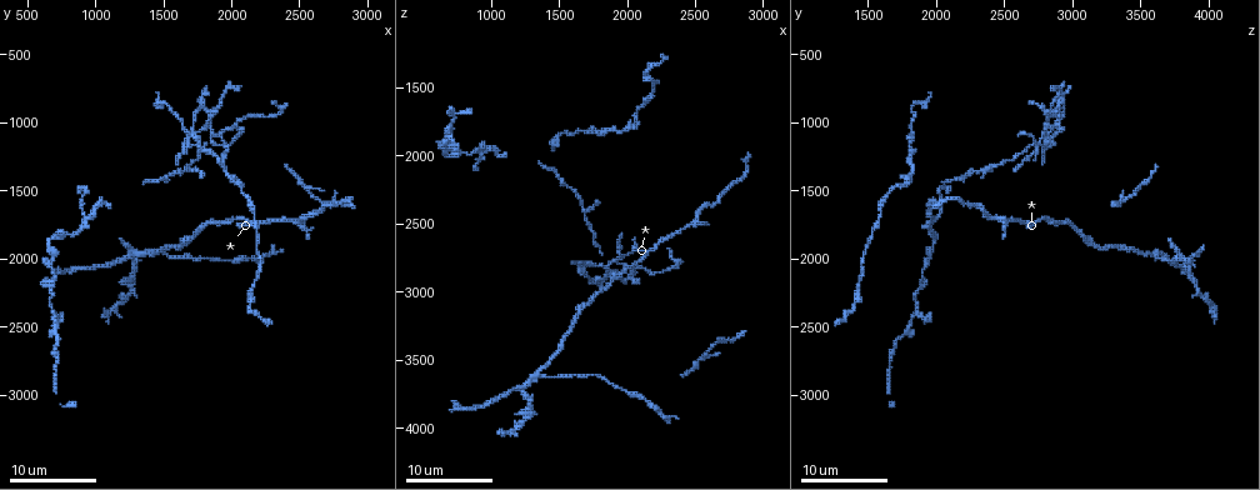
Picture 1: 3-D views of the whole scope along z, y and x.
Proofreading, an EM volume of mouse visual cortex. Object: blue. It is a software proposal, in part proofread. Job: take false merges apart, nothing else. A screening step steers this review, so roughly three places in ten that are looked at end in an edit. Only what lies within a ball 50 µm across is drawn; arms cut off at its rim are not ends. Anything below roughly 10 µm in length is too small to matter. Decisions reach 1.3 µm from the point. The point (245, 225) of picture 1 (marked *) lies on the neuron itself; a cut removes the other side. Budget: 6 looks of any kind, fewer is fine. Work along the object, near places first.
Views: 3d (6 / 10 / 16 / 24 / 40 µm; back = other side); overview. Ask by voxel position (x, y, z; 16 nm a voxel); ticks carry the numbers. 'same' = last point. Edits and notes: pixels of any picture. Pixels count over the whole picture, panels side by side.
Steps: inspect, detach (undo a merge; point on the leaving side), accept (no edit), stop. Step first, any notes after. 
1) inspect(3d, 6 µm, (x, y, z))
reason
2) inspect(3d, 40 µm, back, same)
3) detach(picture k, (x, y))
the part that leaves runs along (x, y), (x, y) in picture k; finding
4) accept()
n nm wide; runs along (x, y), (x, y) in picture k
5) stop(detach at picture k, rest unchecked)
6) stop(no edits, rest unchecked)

inspect(3d, 10 µm, (1920, 1180, 2760))
four-way junction

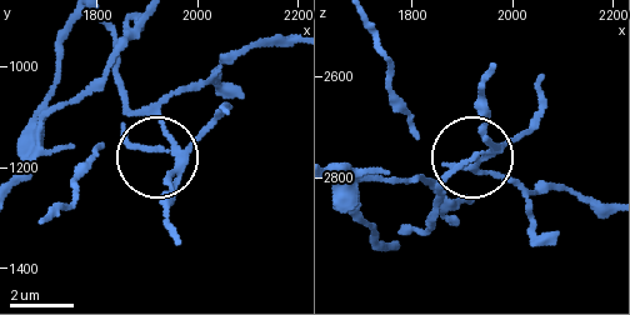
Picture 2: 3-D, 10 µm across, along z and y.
inspect(3d, 6 µm, (1930, 1155, 2760))
zoom in

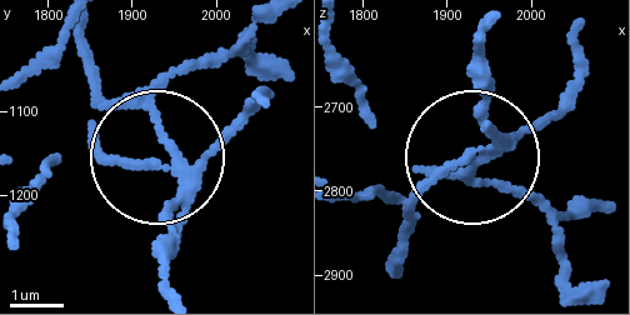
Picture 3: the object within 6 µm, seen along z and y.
detach(picture 3, (173, 235))
180 nm wide; a second neuron is stuck on

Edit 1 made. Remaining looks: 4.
inspect(3d, 16 µm, (940, 1740, 1980))
side arm on a straight run

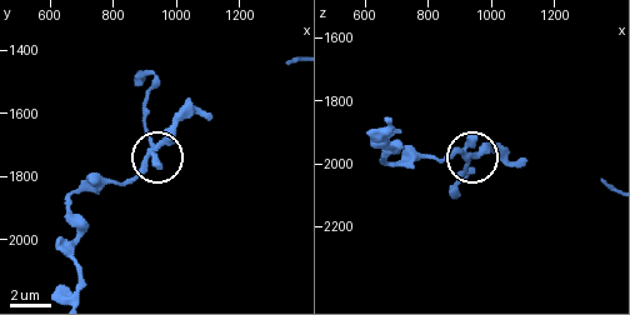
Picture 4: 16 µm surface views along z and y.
accept()
3 arms; all the same neuron

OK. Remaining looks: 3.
inspect(3d, 10 µm, (720, 2420, 1820))
three arms meet

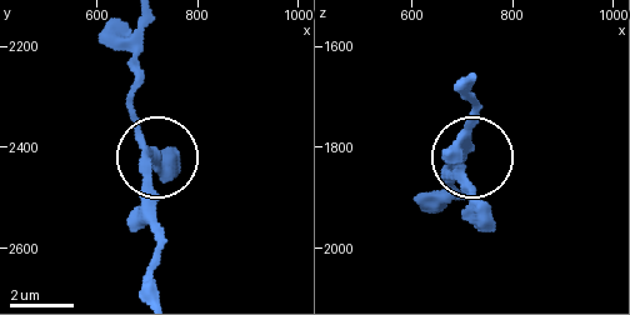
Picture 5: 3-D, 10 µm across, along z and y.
accept()
3 arms; runs along (143, 24), (129, 113), (153, 169), (153, 231) in picture 5; one neuron here

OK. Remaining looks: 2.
stop(detach at picture 3, rest unchecked)

